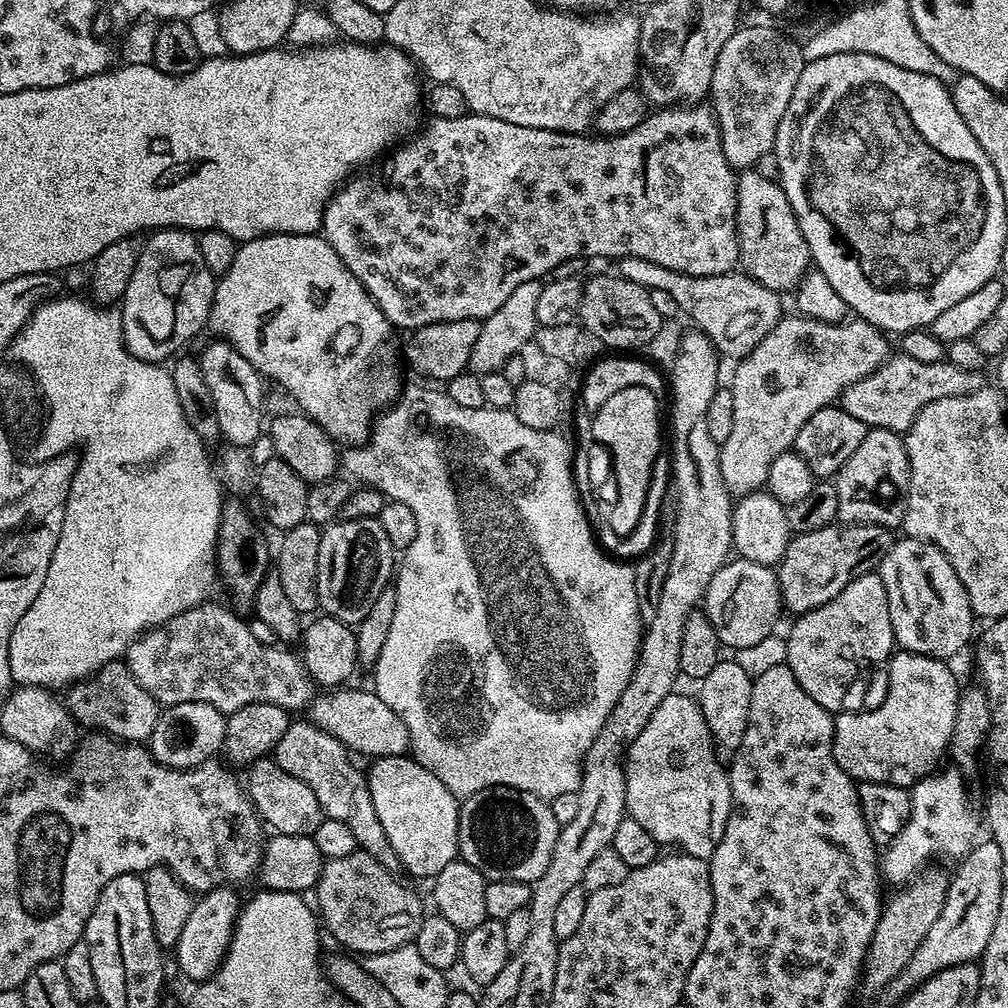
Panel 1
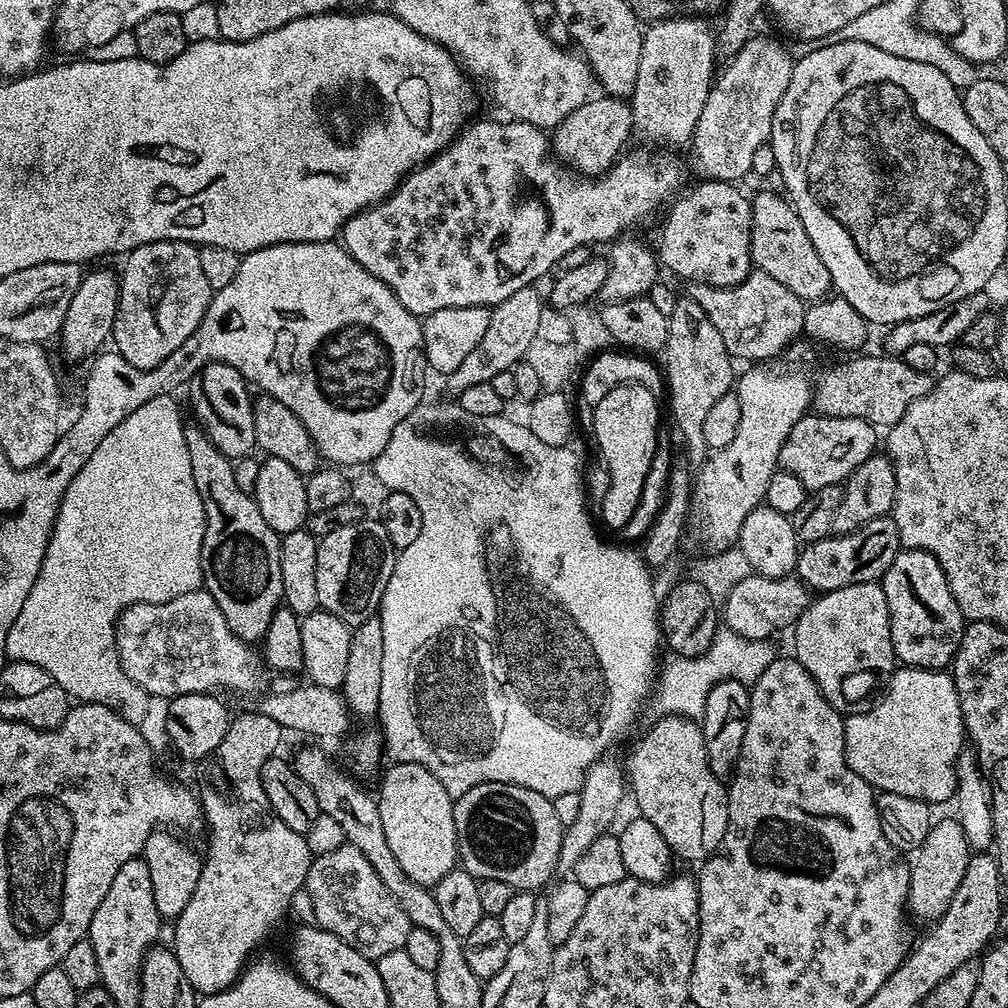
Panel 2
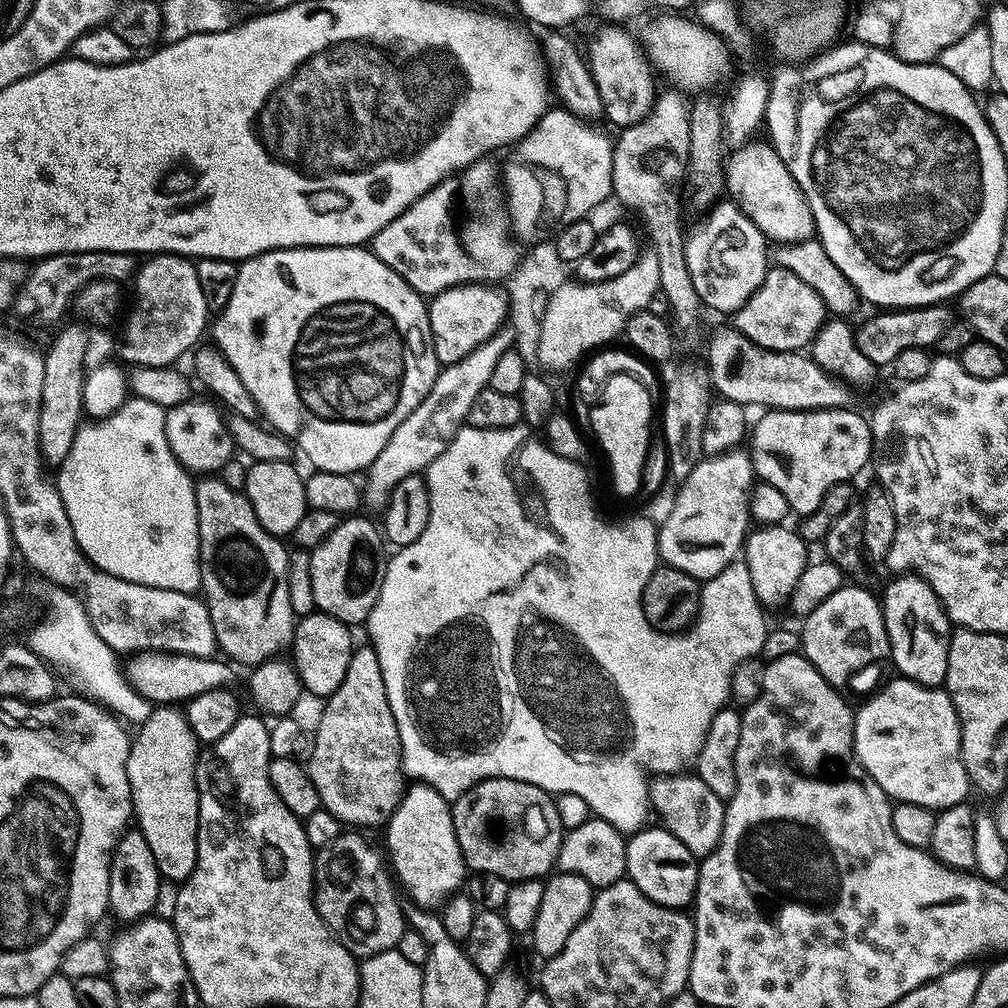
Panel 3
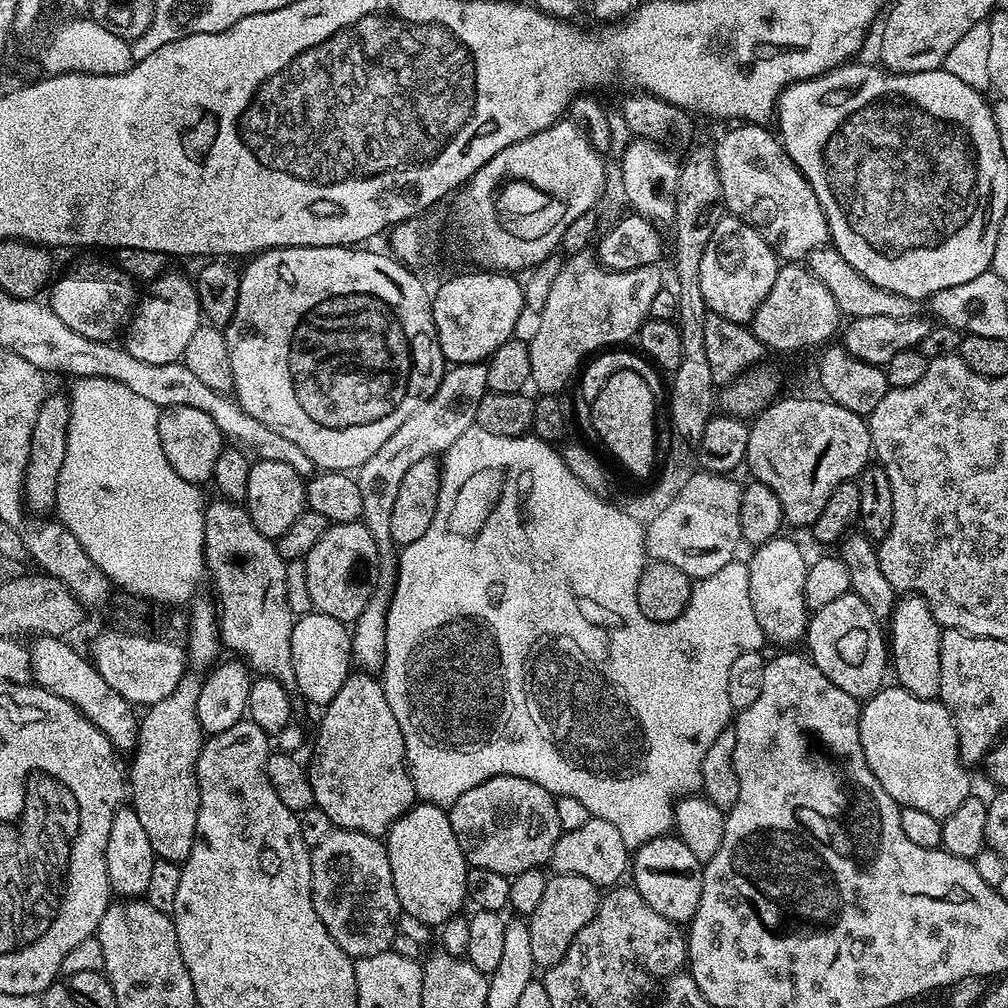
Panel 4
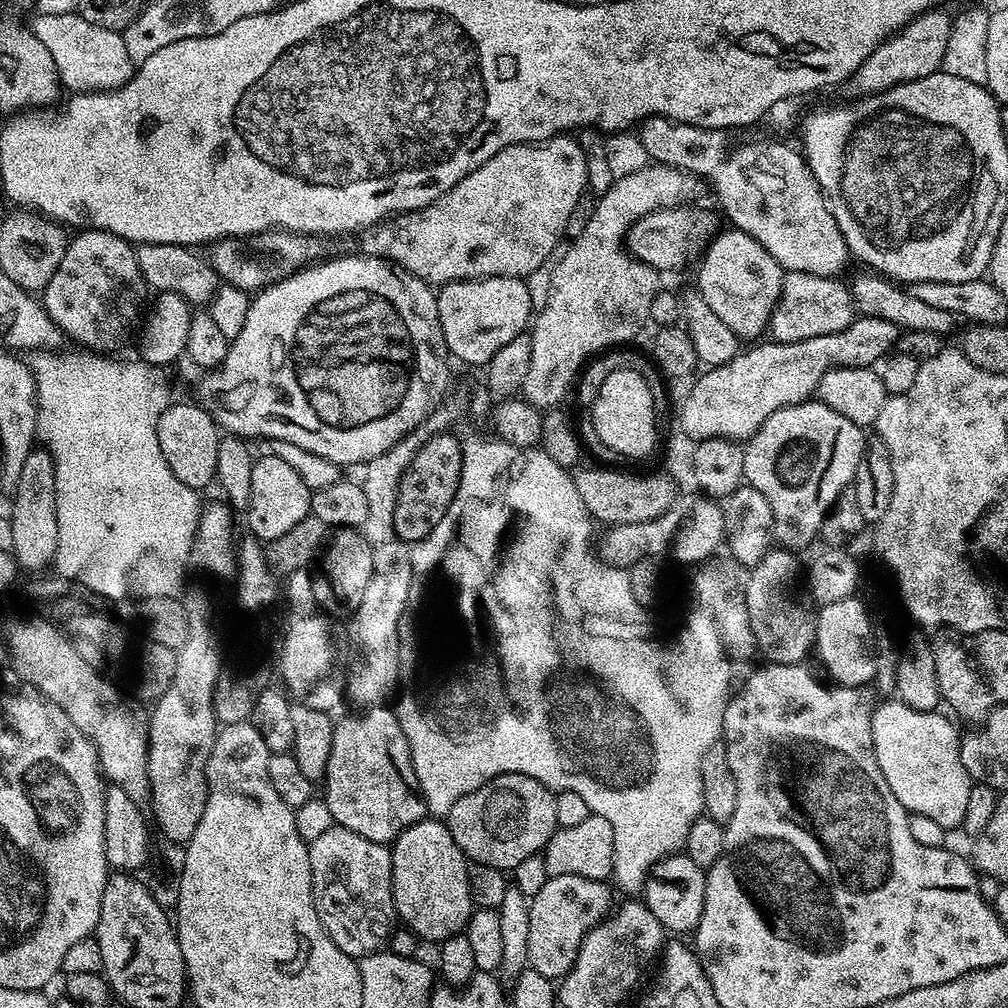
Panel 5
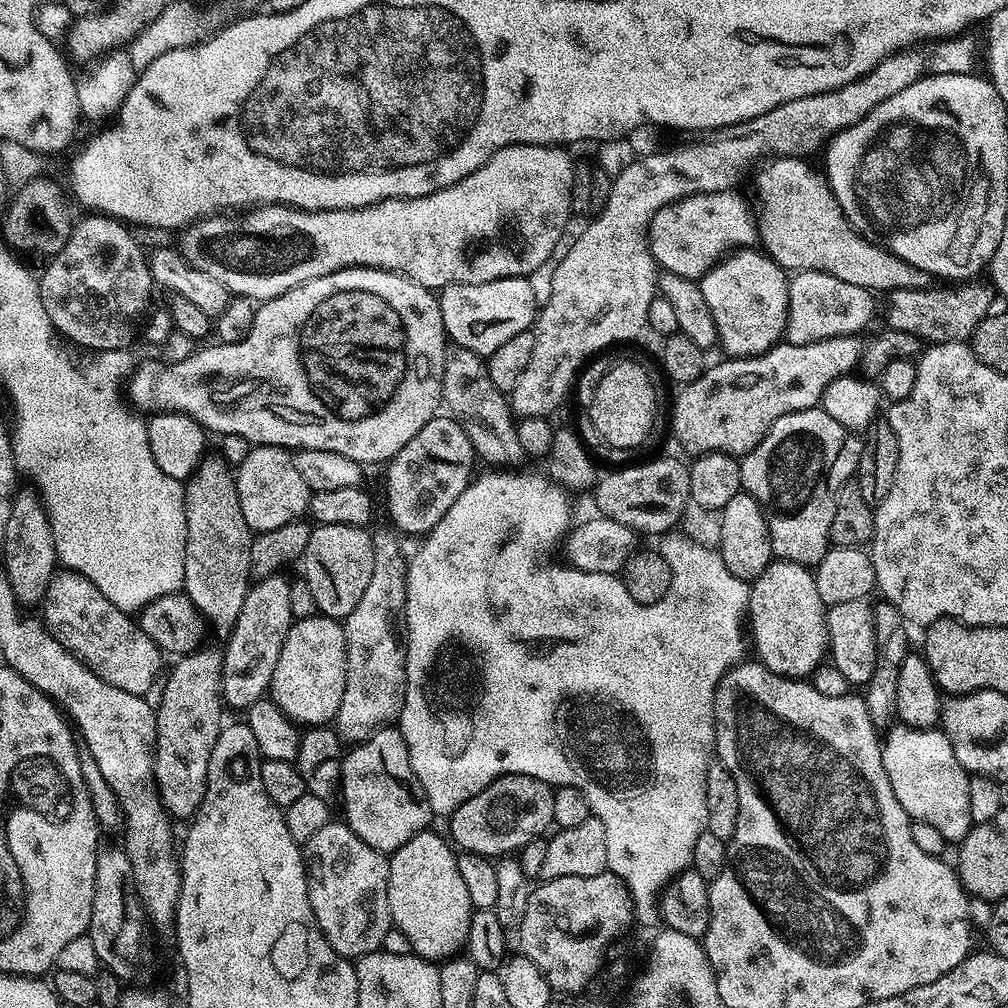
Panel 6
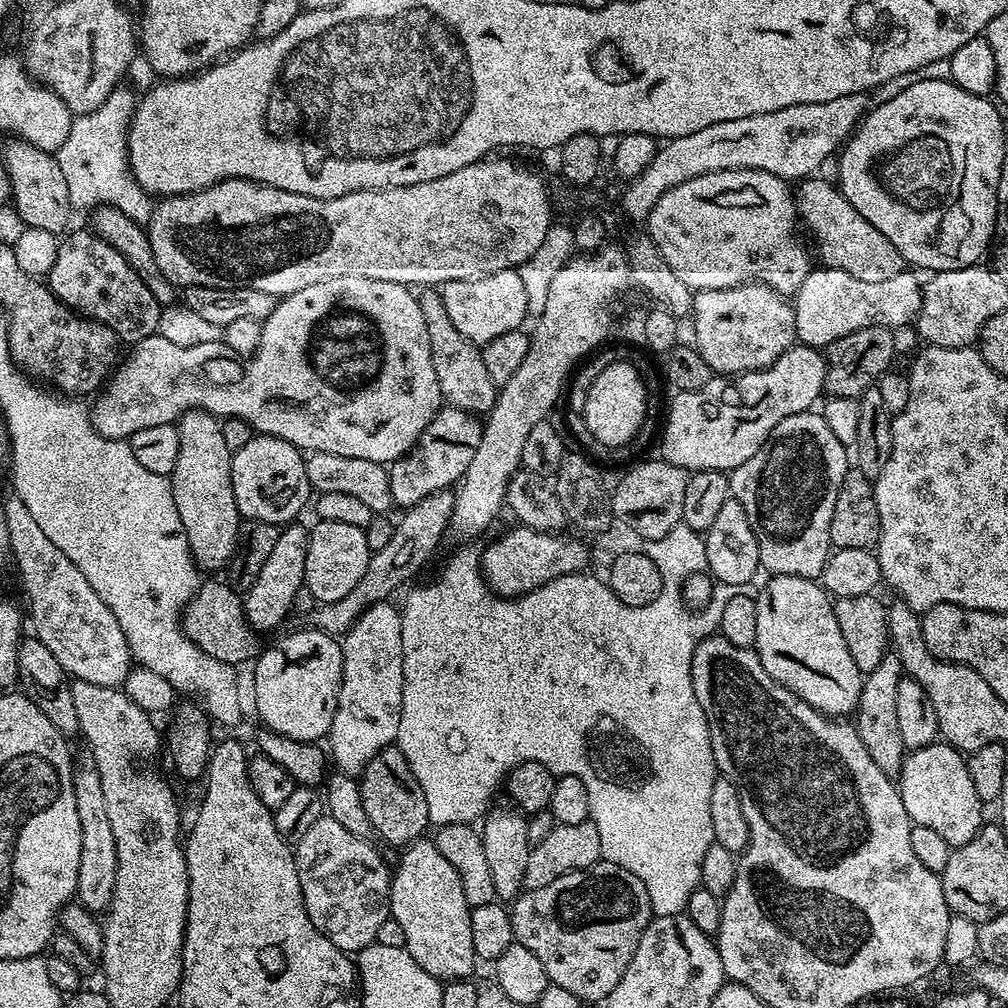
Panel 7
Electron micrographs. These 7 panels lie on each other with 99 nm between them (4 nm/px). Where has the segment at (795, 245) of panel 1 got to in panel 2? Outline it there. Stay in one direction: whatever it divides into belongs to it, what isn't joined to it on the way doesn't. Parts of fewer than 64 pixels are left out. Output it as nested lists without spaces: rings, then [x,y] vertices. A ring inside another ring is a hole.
[[[760,192],[751,197],[753,265],[770,274],[774,282],[782,282],[794,290],[800,300],[823,300],[833,291],[830,270],[826,270],[826,262],[818,258],[818,250],[814,250],[814,242],[810,242],[810,234],[806,234],[806,226],[802,226],[796,209],[781,193],[780,196],[776,192]]]

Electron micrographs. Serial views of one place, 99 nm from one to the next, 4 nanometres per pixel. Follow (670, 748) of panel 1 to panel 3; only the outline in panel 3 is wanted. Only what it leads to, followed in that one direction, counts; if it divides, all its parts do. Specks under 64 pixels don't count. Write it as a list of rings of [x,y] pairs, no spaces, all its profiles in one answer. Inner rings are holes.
[[[688,774],[657,775],[648,785],[648,798],[655,815],[656,812],[660,815],[662,827],[674,834],[674,838],[678,838],[690,854],[703,858],[715,852],[720,845],[726,804],[718,798],[718,794],[714,794],[714,790],[710,790],[710,786],[706,786],[706,782],[702,782],[700,776],[684,775]]]

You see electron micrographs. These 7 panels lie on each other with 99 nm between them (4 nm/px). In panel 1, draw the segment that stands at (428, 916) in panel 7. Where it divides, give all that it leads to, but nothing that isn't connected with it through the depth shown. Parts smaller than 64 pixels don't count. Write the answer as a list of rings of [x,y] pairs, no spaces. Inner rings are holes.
[[[411,755],[378,756],[366,768],[370,798],[374,798],[374,810],[378,813],[378,822],[382,822],[382,830],[386,830],[386,838],[390,838],[390,846],[394,846],[394,854],[398,854],[403,871],[412,876],[428,876],[435,878],[451,860],[457,859],[458,846],[458,818],[460,804],[458,797],[432,771]]]

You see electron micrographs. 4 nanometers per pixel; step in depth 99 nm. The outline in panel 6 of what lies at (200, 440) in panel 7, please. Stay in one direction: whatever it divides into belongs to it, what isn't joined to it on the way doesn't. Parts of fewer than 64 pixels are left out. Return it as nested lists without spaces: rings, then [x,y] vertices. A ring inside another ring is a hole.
[[[219,454],[205,455],[200,464],[192,471],[184,484],[184,509],[186,510],[186,558],[184,559],[183,593],[197,604],[211,600],[212,603],[224,605],[224,616],[216,620],[220,628],[231,630],[238,618],[238,610],[242,610],[242,602],[246,602],[246,594],[250,587],[250,550],[254,533],[246,526],[246,518],[242,518],[242,506],[238,502],[238,490],[233,469]]]

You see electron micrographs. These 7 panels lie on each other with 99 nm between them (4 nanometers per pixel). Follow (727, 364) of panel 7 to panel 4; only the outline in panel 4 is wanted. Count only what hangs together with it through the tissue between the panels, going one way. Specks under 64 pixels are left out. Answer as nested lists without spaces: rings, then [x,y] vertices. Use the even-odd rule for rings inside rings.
[[[731,214],[721,215],[701,260],[701,290],[707,311],[717,312],[722,318],[735,324],[747,325],[754,318],[758,306],[762,306],[766,294],[770,294],[770,286],[774,286],[777,267],[778,257],[775,251],[749,224]]]

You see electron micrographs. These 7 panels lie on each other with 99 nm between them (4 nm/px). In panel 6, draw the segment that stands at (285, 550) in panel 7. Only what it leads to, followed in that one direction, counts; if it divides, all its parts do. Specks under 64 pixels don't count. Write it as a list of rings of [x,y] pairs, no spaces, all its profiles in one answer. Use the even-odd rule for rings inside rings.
[[[284,574],[267,576],[255,581],[246,594],[246,602],[242,602],[242,610],[238,610],[238,618],[227,633],[228,645],[222,648],[224,668],[220,671],[220,691],[225,705],[247,710],[254,702],[265,699],[271,689],[274,666],[278,666],[278,654],[282,654],[282,642],[286,642],[286,634],[292,629],[294,621],[290,614],[290,580]]]

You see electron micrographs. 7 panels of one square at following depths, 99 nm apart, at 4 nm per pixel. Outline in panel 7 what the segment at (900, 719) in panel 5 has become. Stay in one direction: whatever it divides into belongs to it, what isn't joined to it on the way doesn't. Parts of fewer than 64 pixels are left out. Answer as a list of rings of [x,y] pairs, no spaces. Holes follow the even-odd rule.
[[[947,742],[909,751],[898,777],[898,791],[913,825],[921,824],[942,834],[952,848],[961,848],[970,842],[982,826],[982,801],[974,790],[974,782],[970,782],[965,757]]]

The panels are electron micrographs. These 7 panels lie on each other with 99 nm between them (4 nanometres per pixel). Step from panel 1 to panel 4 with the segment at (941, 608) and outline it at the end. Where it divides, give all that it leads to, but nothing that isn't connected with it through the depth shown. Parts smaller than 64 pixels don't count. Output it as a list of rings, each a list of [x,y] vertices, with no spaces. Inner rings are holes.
[[[905,595],[897,599],[890,621],[890,668],[896,671],[895,683],[918,698],[935,700],[942,682],[940,657],[940,623],[934,618],[928,603],[921,596]]]

